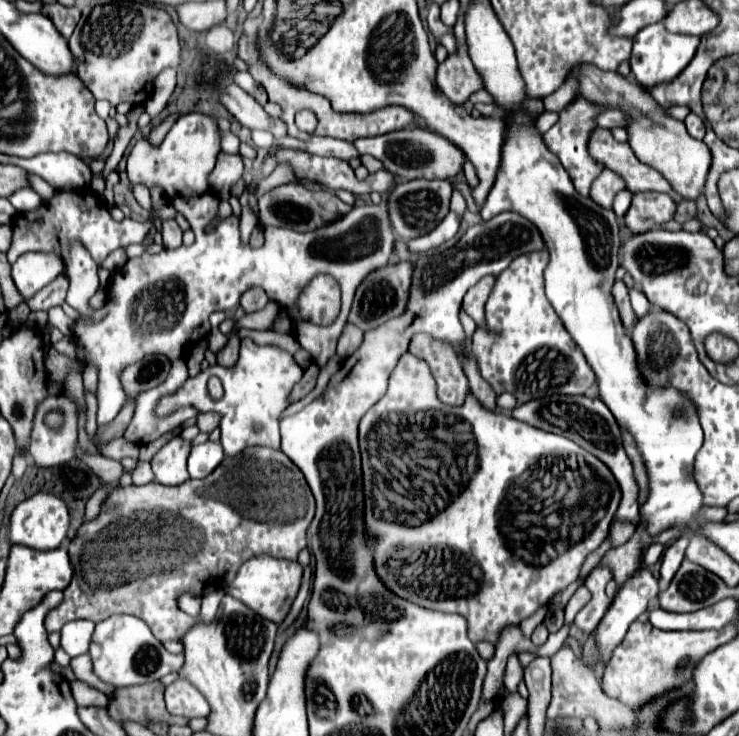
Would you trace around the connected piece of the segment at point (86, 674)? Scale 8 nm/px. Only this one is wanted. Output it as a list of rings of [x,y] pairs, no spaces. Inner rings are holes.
[[[88,653],[72,658],[70,662],[70,667],[72,668],[72,671],[74,671],[76,679],[80,679],[80,681],[84,681],[84,683],[96,687],[96,689],[100,689],[100,691],[106,693],[106,695],[112,693],[114,689],[112,689],[110,685],[102,683],[102,681],[92,673],[92,667],[90,667],[90,665],[92,665],[92,660]]]

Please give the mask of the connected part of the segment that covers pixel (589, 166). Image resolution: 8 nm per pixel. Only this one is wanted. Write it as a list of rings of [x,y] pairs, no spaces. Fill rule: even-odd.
[[[576,99],[576,101],[572,101],[566,109],[560,111],[560,121],[544,133],[546,145],[548,145],[550,151],[562,161],[564,169],[568,171],[568,175],[570,175],[570,179],[572,179],[572,183],[574,183],[574,187],[576,187],[576,191],[578,191],[580,195],[588,195],[592,181],[602,173],[602,167],[588,155],[588,149],[586,149],[590,131],[596,127],[594,117],[596,117],[600,111],[604,111],[604,107],[592,105],[592,103],[588,103],[586,99]]]

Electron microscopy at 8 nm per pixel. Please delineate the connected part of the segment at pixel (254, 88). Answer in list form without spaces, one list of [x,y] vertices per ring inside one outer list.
[[[240,71],[240,73],[236,73],[236,85],[240,85],[246,93],[250,93],[260,105],[266,105],[266,101],[268,101],[268,97],[266,97],[266,91],[264,91],[264,87],[260,87],[260,83],[256,83],[254,79],[252,79],[252,75],[248,75],[246,71]]]

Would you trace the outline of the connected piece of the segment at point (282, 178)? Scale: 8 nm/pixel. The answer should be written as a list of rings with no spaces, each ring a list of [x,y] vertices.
[[[282,163],[274,169],[274,173],[270,177],[266,177],[264,181],[260,181],[258,185],[258,197],[264,193],[264,191],[270,191],[272,187],[276,185],[282,185],[282,183],[290,183],[290,181],[298,181],[296,175],[292,175],[292,167],[288,167],[288,163]]]

